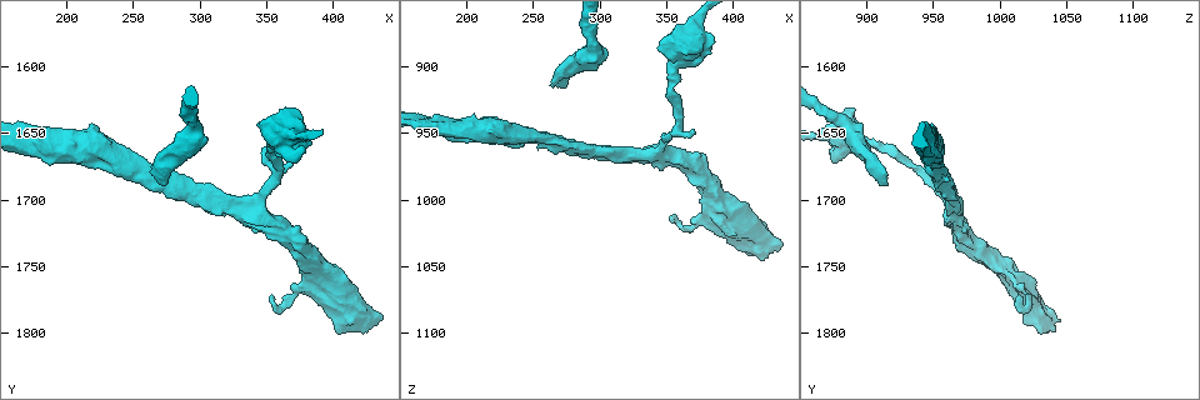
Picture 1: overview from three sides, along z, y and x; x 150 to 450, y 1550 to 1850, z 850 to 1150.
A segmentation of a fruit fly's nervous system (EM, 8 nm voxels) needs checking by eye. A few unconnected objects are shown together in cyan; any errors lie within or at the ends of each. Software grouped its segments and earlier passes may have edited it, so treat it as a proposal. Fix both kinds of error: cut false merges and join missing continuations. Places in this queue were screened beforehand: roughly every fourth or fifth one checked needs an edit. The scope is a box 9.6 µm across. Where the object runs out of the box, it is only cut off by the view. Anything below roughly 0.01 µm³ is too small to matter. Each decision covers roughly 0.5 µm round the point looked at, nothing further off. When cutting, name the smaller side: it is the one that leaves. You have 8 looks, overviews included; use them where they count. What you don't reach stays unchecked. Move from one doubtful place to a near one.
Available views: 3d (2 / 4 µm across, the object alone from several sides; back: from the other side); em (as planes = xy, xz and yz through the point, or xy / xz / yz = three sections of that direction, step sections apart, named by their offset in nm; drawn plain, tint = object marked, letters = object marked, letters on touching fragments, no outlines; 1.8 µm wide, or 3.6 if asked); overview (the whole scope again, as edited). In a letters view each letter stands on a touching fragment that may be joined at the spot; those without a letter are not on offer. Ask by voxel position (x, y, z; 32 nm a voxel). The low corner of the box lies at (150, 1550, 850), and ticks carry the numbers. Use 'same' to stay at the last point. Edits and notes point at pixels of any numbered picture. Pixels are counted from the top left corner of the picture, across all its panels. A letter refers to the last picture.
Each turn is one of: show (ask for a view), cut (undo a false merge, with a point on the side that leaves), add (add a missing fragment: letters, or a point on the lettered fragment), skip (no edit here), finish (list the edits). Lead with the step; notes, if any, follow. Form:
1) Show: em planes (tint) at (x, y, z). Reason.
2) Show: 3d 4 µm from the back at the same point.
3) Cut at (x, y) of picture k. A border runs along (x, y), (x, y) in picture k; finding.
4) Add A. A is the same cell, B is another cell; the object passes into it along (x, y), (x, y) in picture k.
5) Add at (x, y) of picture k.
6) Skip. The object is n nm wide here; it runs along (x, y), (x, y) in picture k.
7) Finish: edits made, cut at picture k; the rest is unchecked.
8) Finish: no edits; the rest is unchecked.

Show: em 3.6 µm yz step 16 (tint) at (358, 1656, 892). Thick turns thin.

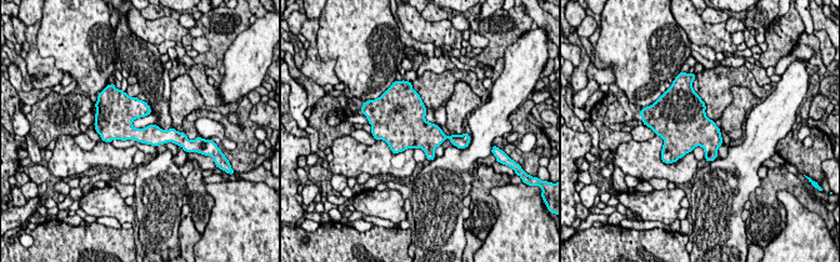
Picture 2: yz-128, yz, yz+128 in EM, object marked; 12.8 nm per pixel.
Show: em 3.6 µm yz step 16 (letters) at the same point.

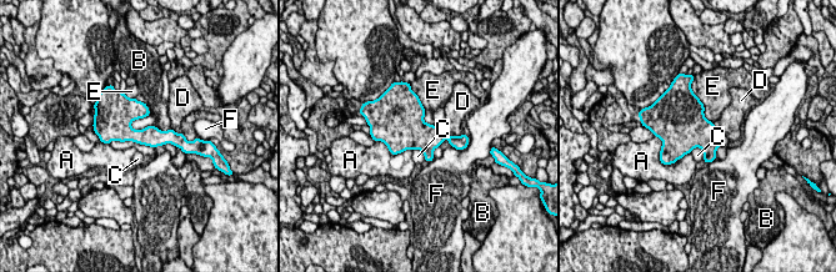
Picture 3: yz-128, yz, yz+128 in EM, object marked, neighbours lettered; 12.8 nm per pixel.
Skip. A, B, C, D, E and F are other cells; it runs along (104, 131), (174, 136) in picture 3; one neuron here.

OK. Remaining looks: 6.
Show: 3d 2 µm from the back at (342, 1702, 966). Sharp bend.

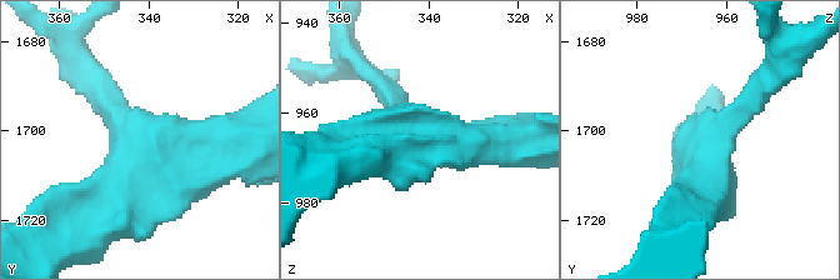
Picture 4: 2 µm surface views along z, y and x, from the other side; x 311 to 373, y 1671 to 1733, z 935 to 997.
Show: em planes (tint) at (340, 1702, 966). Now the EM.

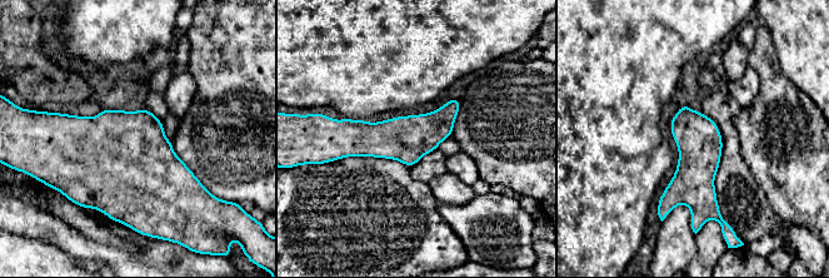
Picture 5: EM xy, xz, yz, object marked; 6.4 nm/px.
Show: em planes (letters) at the same point. What lies round it.

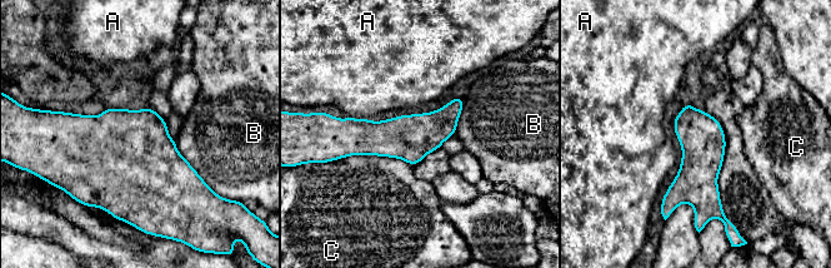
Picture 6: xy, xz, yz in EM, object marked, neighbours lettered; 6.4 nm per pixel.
Skip. The object is 300 nm wide here; the longest contact is with C, 500 nm; A, B and C are other cells; one neuron here.

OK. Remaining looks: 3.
Show: 3d 2 µm at (270, 1688, 916). Free end.

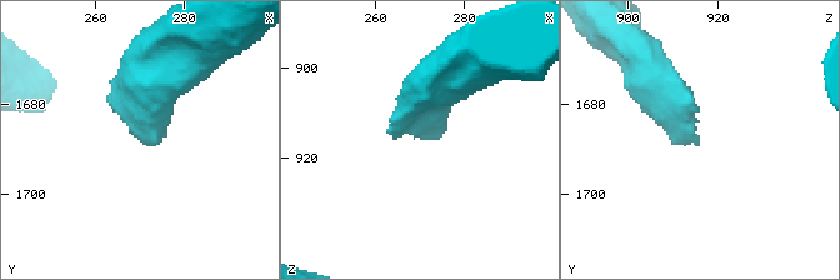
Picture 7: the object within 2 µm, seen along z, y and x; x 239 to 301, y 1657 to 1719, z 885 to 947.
Show: em planes (letters) at (269, 1687, 915).

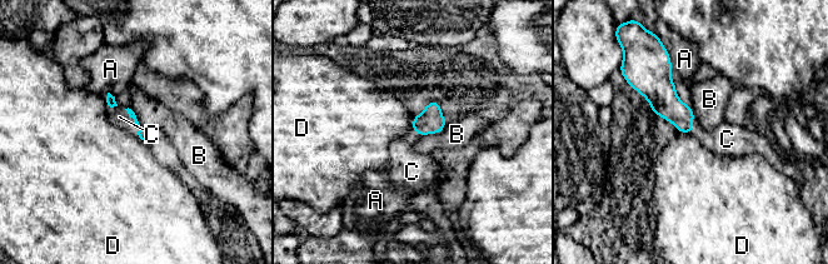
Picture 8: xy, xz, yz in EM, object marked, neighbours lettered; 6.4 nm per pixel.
Add C. The longest contact is with B, 280 nm; C is the same cell, A, B and D are other cells; the neuron continues.

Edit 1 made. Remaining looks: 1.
Finish: edits made, add at picture 8; the rest is unchecked.

